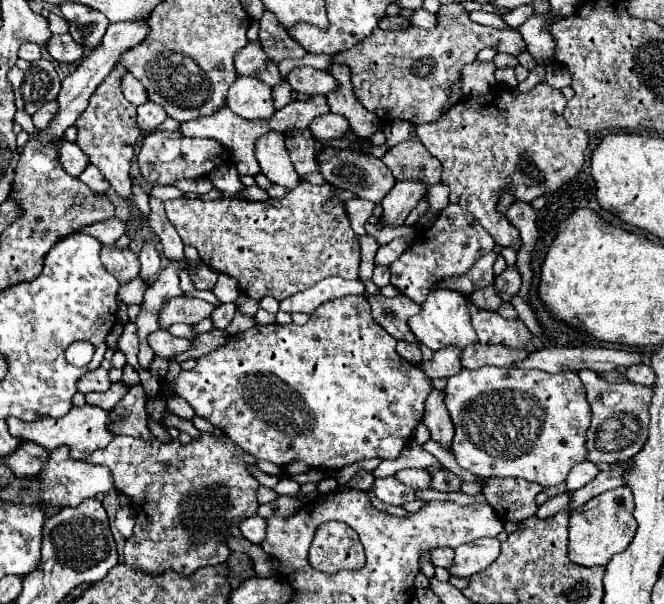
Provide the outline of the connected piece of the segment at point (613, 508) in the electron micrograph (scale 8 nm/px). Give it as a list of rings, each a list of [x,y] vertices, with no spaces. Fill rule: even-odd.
[[[621,486],[599,494],[591,502],[583,504],[569,516],[569,544],[567,554],[573,564],[579,566],[605,566],[615,554],[623,552],[633,540],[637,530],[633,518],[633,496],[631,490]]]

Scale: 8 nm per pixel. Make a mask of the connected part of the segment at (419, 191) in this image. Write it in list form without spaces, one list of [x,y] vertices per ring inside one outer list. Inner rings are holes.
[[[397,180],[391,192],[383,198],[383,220],[387,226],[401,226],[407,214],[427,194],[429,186],[423,180]]]

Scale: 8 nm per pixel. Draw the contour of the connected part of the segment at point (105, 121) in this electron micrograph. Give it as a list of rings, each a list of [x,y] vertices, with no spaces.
[[[117,64],[111,74],[97,86],[95,94],[91,96],[89,100],[89,106],[83,110],[83,114],[79,116],[79,120],[75,122],[77,126],[77,146],[83,150],[83,154],[89,158],[91,164],[95,164],[103,176],[111,182],[111,186],[115,188],[115,192],[123,198],[127,198],[129,202],[129,196],[131,196],[131,178],[129,178],[129,168],[131,168],[131,158],[135,154],[135,144],[137,144],[137,138],[141,136],[141,130],[137,126],[137,120],[135,120],[135,114],[137,114],[137,106],[133,106],[131,102],[125,100],[123,96],[123,90],[119,88],[119,80],[127,74],[127,68],[123,64]]]

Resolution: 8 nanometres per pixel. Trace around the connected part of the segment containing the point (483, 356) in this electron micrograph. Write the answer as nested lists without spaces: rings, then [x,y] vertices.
[[[471,344],[461,352],[461,366],[467,370],[477,370],[481,366],[511,366],[527,356],[527,352],[517,352],[507,346],[489,346],[489,344]]]

